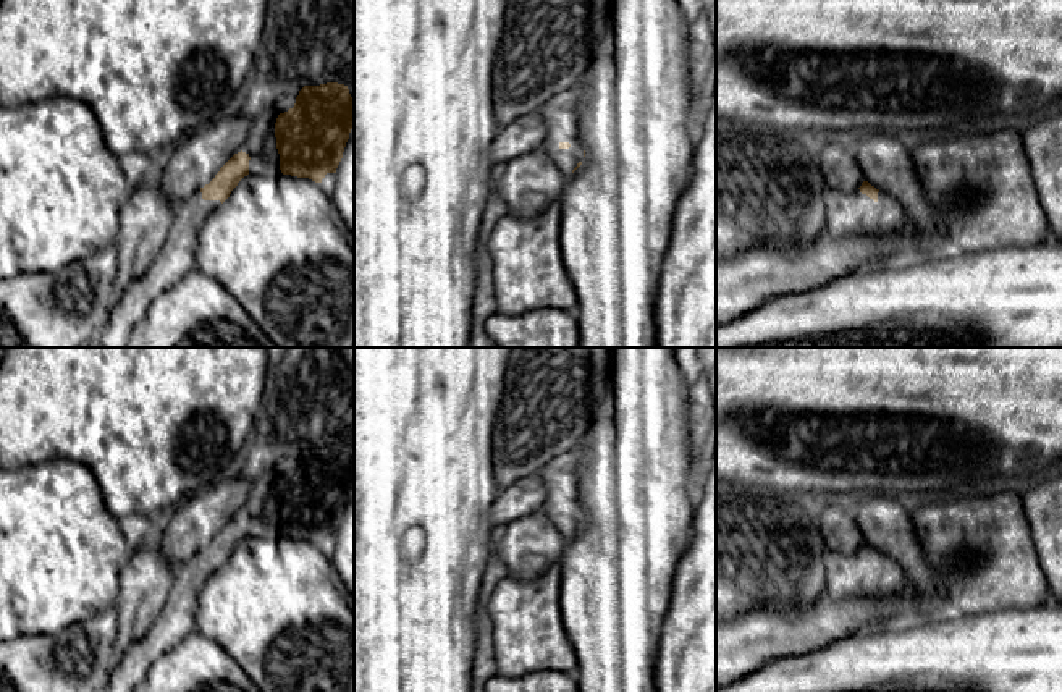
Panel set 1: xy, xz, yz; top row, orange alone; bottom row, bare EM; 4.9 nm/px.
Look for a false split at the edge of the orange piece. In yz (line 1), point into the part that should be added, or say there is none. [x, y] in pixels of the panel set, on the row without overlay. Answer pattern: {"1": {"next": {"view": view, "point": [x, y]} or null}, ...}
{"1": {"next": {"view": "yz", "point": [852, 576]}}}

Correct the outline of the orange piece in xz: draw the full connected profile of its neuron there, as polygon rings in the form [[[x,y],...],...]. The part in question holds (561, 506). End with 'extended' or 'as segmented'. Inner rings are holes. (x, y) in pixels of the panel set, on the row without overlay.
[[[567,451],[551,459],[540,472],[546,487],[546,498],[540,508],[559,534],[569,540],[585,519],[579,501],[579,451]]]; extended

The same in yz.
[[[863,543],[857,553],[828,551],[824,556],[828,597],[837,603],[870,598],[876,606],[892,611],[904,584],[897,561]]]; extended

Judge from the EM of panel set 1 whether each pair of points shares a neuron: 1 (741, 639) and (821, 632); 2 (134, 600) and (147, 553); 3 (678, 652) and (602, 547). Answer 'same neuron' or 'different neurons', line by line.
1: same neuron
2: same neuron
3: different neurons

